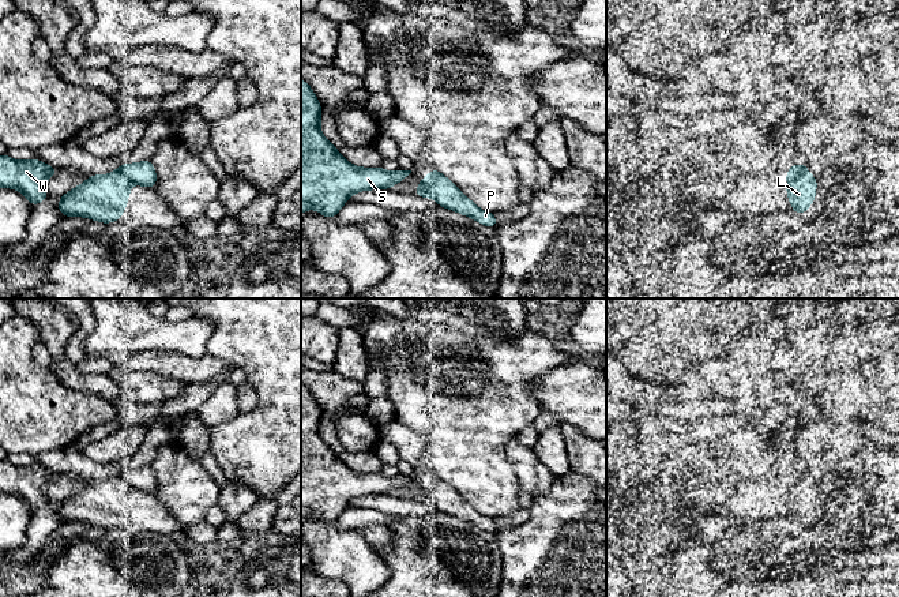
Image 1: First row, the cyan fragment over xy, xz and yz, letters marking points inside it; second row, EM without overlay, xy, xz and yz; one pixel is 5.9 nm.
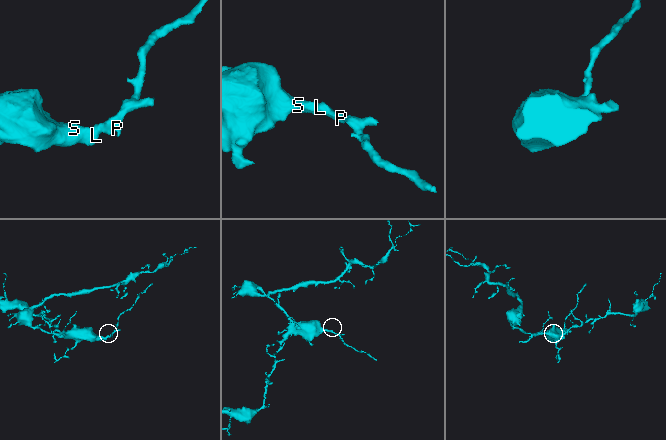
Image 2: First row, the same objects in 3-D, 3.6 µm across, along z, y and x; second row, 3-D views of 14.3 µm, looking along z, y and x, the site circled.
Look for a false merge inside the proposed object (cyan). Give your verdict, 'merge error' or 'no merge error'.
merge error

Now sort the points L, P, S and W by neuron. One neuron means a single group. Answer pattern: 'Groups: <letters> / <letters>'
Groups: L S W / P

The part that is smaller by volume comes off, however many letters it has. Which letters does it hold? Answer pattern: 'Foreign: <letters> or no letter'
Foreign: P

